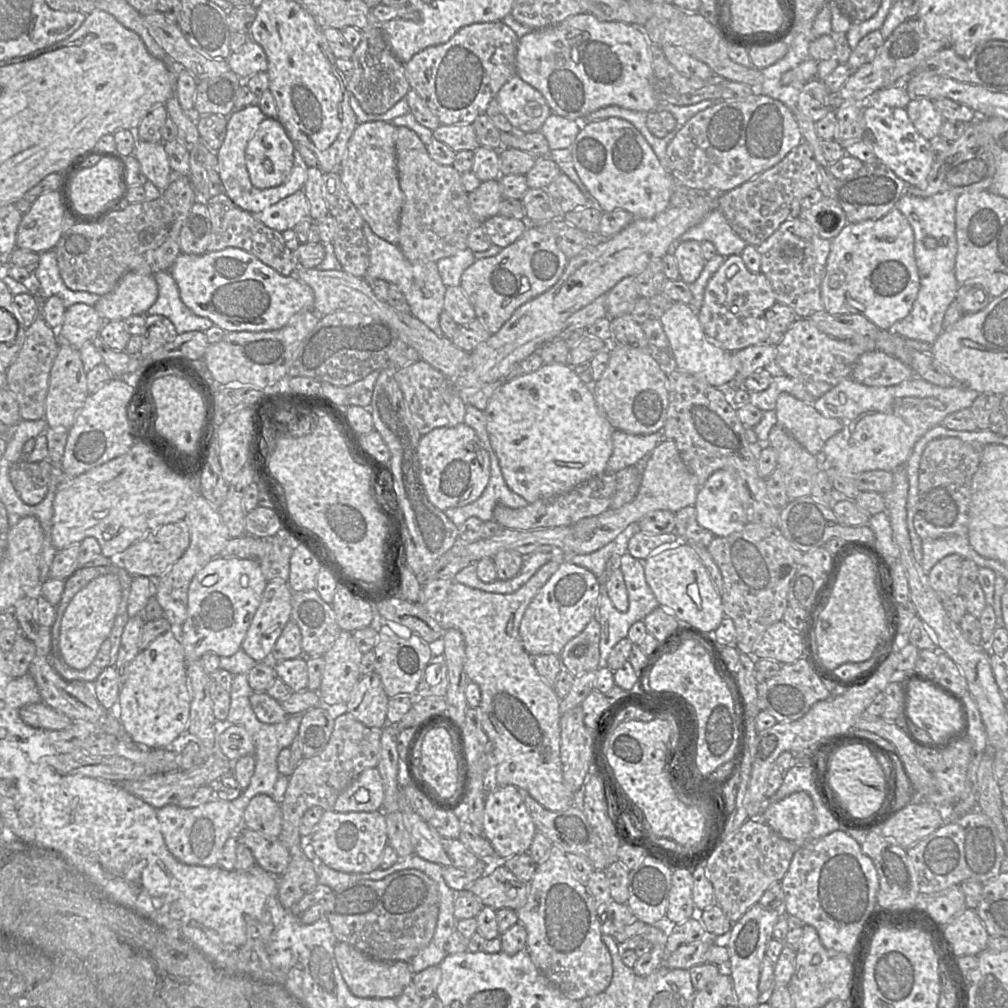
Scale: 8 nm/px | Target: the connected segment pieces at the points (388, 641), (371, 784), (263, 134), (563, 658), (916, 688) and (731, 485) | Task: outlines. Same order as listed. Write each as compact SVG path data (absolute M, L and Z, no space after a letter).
M384 621L378 630L378 641L372 651L375 654L374 672L379 675L389 698L398 694L415 694L425 667L433 656L429 644L418 635L413 633L409 638L402 638Z
M377 768L364 770L338 796L333 811L371 812L383 807L385 791L382 777Z
M266 117L249 140L245 151L246 168L253 186L259 189L281 185L293 166L294 142L276 118Z
M593 618L579 635L564 646L558 655L562 666L574 676L601 668L600 639L601 626Z
M915 681L910 685L908 714L914 725L926 731L932 739L941 740L963 726L964 717L960 704L941 692L933 684Z
M733 470L715 471L700 488L694 504L697 522L715 536L725 537L743 529L748 523L748 496Z

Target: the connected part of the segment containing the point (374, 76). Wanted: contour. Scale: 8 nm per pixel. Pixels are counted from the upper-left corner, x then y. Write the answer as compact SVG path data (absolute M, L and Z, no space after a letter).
M380 25L361 30L361 33L361 42L351 57L353 70L346 77L346 86L364 112L383 114L405 98L411 89L405 76L405 64L391 50Z

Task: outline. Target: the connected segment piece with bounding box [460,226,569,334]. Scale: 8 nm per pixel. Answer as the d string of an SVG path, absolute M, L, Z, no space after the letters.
M529 226L524 234L497 255L476 260L461 276L460 287L470 301L476 319L495 334L514 311L550 289L562 275L568 258L557 246L555 238Z

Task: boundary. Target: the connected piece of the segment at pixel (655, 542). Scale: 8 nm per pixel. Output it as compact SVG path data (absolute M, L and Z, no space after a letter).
M640 531L629 540L627 553L636 559L646 560L648 557L664 550L686 545L687 541L675 532L651 535Z

